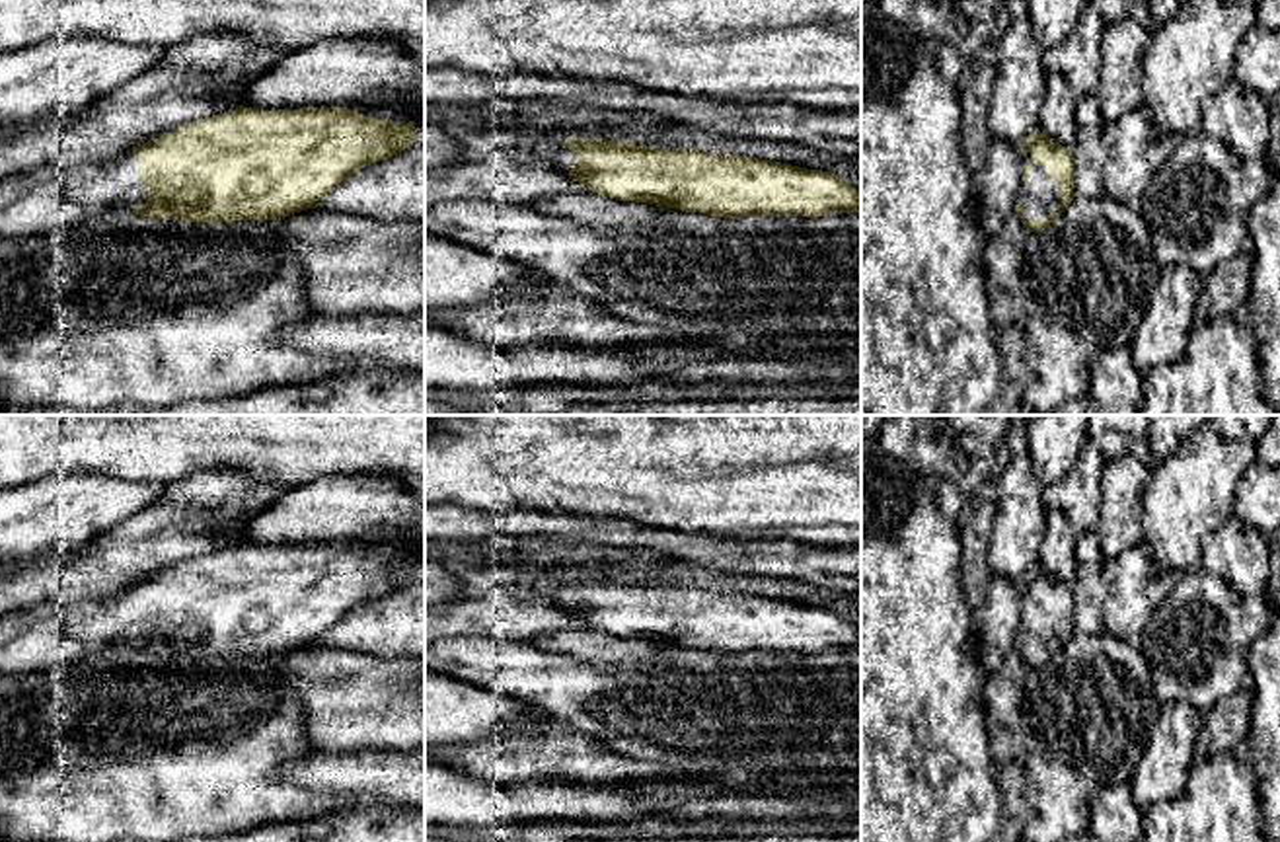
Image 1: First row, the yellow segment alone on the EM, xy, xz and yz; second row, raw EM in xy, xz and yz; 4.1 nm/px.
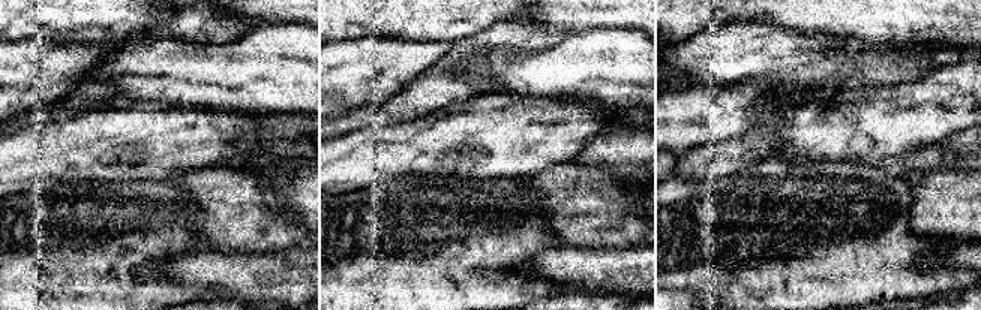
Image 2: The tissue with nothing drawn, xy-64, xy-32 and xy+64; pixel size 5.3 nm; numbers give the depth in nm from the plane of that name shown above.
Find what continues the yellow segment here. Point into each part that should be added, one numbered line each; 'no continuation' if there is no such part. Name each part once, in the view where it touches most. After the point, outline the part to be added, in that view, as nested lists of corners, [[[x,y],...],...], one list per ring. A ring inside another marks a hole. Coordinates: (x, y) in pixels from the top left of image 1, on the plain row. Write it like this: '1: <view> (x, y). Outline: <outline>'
1: yz (1039, 632). Outline: [[[1023,589],[1023,602],[1033,604],[1033,614],[1021,620],[1015,641],[1025,645],[1025,657],[1046,657],[1064,639],[1064,628],[1048,614],[1046,602],[1033,600],[1033,589]]]

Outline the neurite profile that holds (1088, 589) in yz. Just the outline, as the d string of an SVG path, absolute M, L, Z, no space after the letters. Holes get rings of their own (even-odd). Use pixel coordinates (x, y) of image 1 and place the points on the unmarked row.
M1095 530L1075 538L1075 583L1073 583L1073 632L1095 635L1103 632L1103 563L1099 536Z

